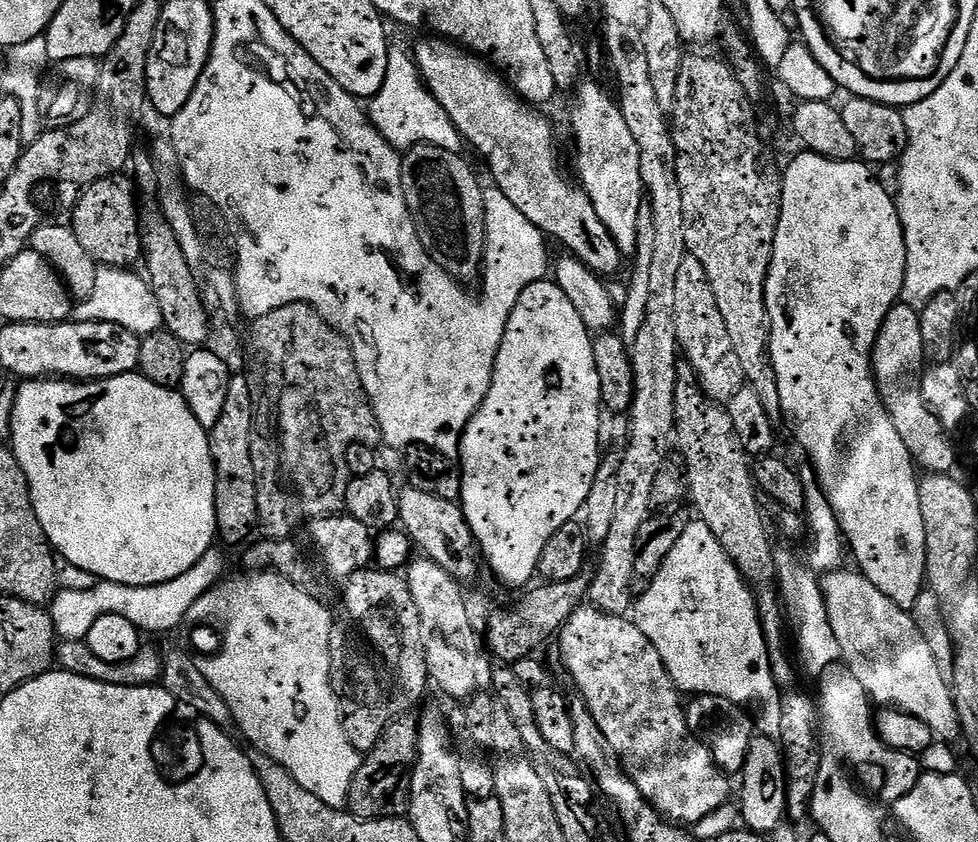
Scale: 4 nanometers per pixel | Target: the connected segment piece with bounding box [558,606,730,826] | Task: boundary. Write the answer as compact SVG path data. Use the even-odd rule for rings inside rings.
M581 606L561 626L558 640L564 668L580 691L577 692L579 699L584 700L590 714L594 714L594 722L598 722L602 734L606 734L606 742L614 746L634 786L642 790L644 797L665 820L681 826L693 826L729 803L729 773L717 766L712 751L690 730L686 704L675 679L666 670L658 650L654 650L635 622L624 616L600 612L593 606Z

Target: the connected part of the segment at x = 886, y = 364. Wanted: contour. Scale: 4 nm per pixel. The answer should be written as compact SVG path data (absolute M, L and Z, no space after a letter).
M898 302L892 307L890 314L886 314L872 348L872 374L876 377L876 388L880 392L880 401L886 406L898 429L898 435L902 437L902 442L906 442L906 450L913 461L925 473L948 474L956 464L956 448L948 437L951 436L949 429L944 428L938 417L928 409L928 403L922 394L921 373L925 368L919 311Z

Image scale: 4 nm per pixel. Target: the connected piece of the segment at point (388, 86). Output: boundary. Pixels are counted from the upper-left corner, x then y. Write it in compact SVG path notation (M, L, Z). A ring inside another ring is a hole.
M393 43L388 49L388 66L386 78L382 82L382 90L371 97L366 111L372 121L372 125L398 150L417 148L419 144L433 144L442 150L463 153L466 148L465 141L460 132L450 122L446 110L435 98L432 97L424 79L420 77L420 70L416 66L416 57L408 52L402 45Z

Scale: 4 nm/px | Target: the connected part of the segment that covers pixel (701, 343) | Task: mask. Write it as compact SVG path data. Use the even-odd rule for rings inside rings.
M687 254L682 258L681 270L677 278L677 301L674 321L677 326L677 342L683 359L692 365L696 378L711 400L727 402L746 387L742 374L742 365L738 363L738 354L734 354L734 345L730 342L730 333L726 330L726 321L718 311L718 302L714 302L714 290L702 262Z

